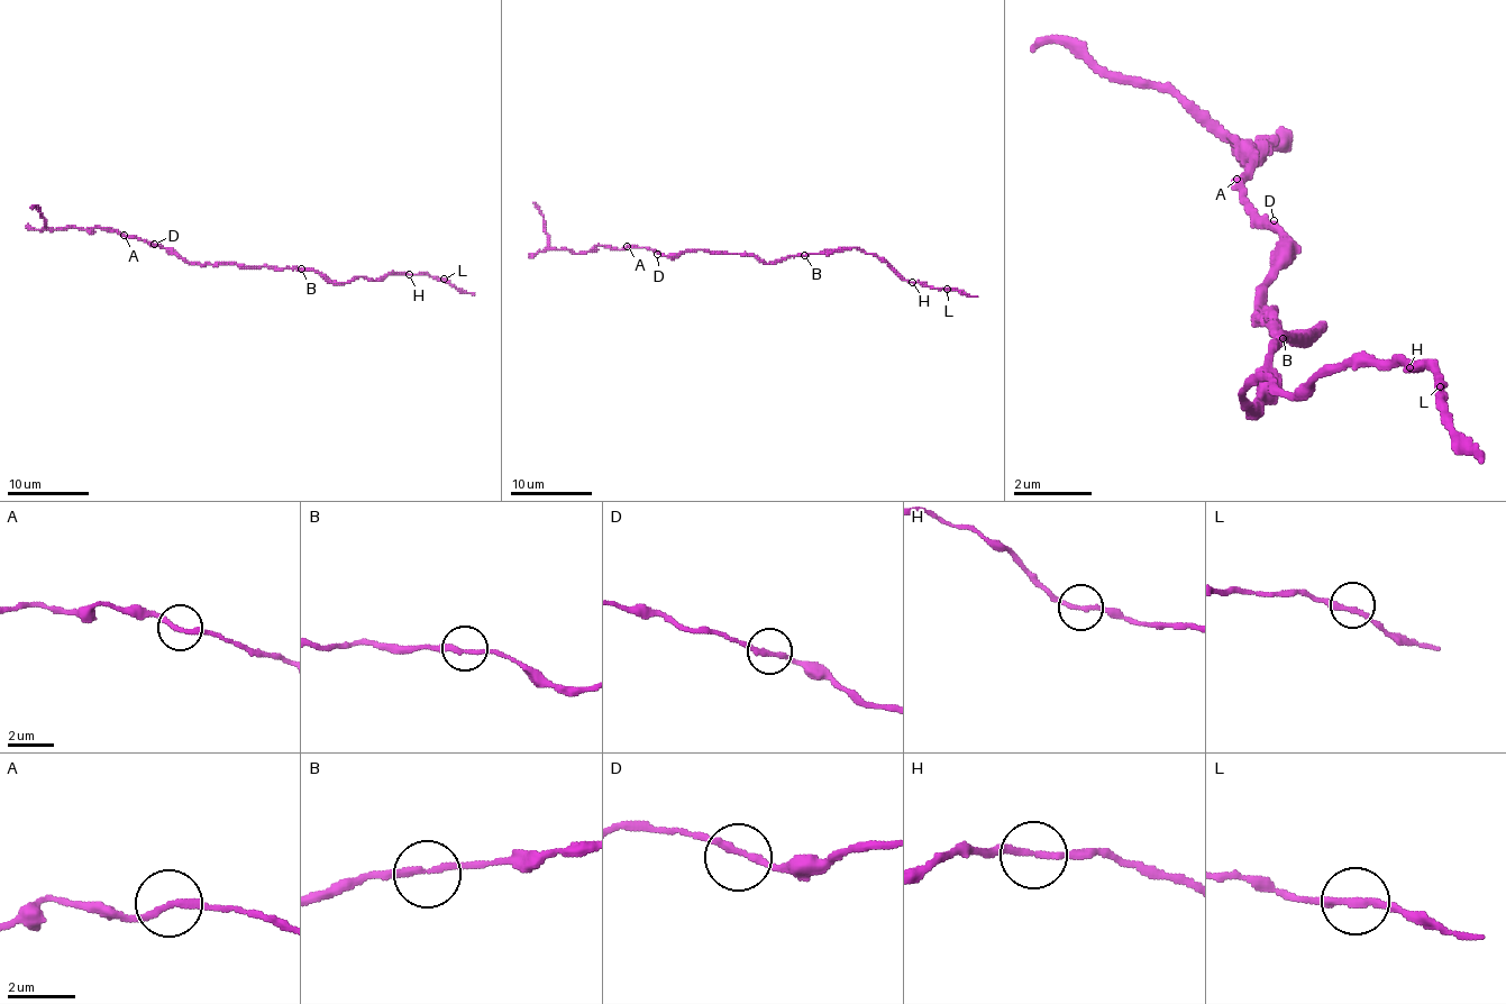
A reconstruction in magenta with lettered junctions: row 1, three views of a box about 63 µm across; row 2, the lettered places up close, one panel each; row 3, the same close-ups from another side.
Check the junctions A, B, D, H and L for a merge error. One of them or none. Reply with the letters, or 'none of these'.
A

